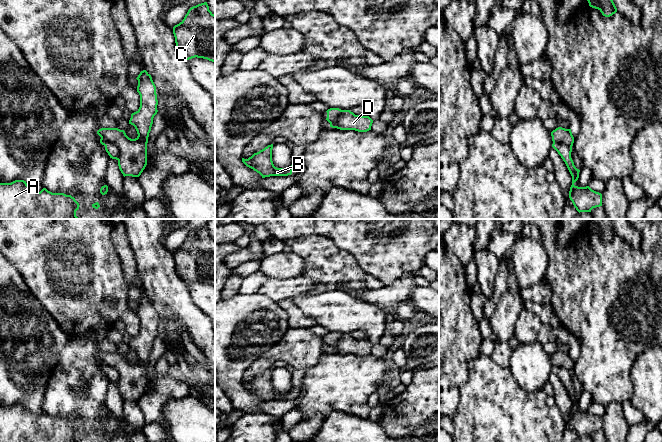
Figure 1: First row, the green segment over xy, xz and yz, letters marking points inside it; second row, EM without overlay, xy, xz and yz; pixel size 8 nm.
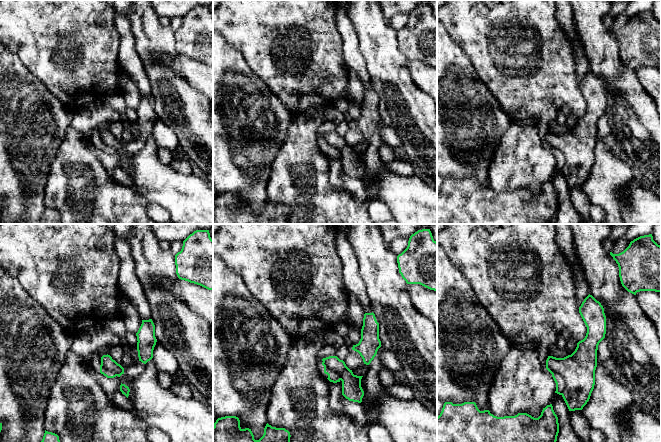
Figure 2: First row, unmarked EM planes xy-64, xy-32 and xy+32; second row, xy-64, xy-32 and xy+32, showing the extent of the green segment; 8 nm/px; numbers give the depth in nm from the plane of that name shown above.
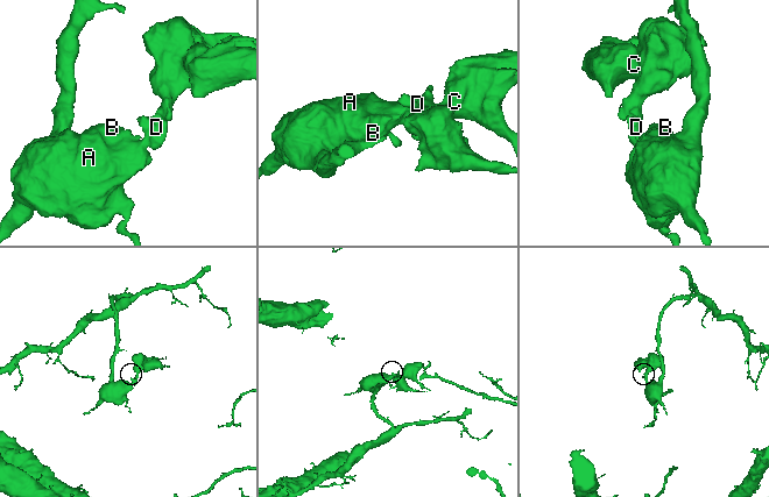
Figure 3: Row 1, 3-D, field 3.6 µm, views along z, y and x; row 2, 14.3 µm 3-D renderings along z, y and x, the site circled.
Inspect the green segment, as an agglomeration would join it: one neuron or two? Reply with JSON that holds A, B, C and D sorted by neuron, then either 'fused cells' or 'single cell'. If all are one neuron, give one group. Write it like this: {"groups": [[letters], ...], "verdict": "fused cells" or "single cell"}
{"groups": [["A", "B"], ["C", "D"]], "verdict": "fused cells"}

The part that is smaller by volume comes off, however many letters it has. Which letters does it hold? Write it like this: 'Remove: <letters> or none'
Remove: C, D

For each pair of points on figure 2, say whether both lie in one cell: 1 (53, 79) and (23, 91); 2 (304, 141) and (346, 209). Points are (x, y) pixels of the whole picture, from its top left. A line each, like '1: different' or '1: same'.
1: different
2: same

